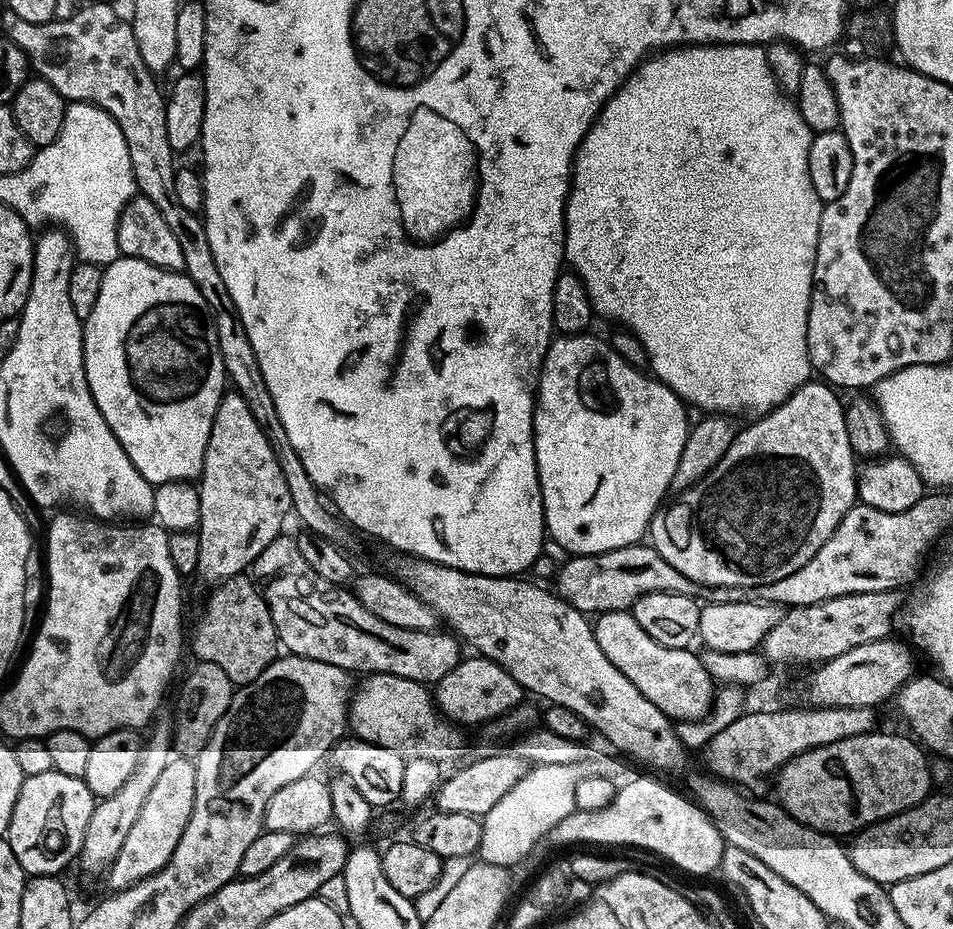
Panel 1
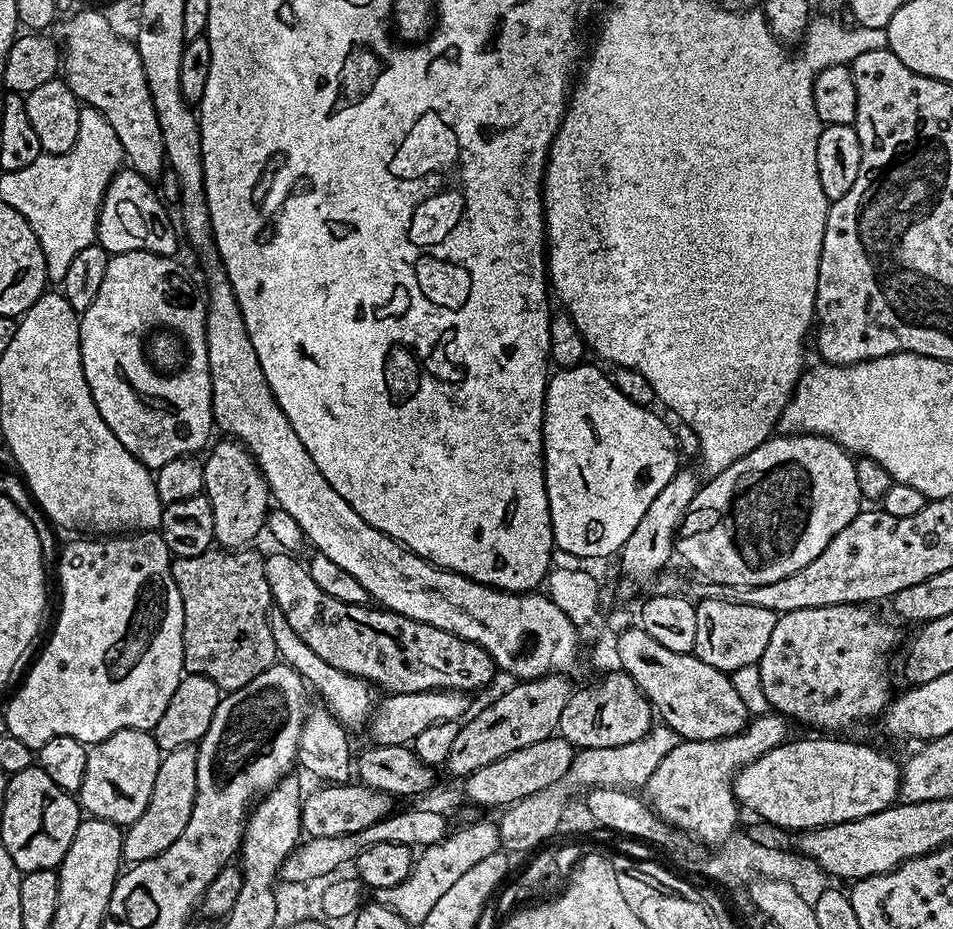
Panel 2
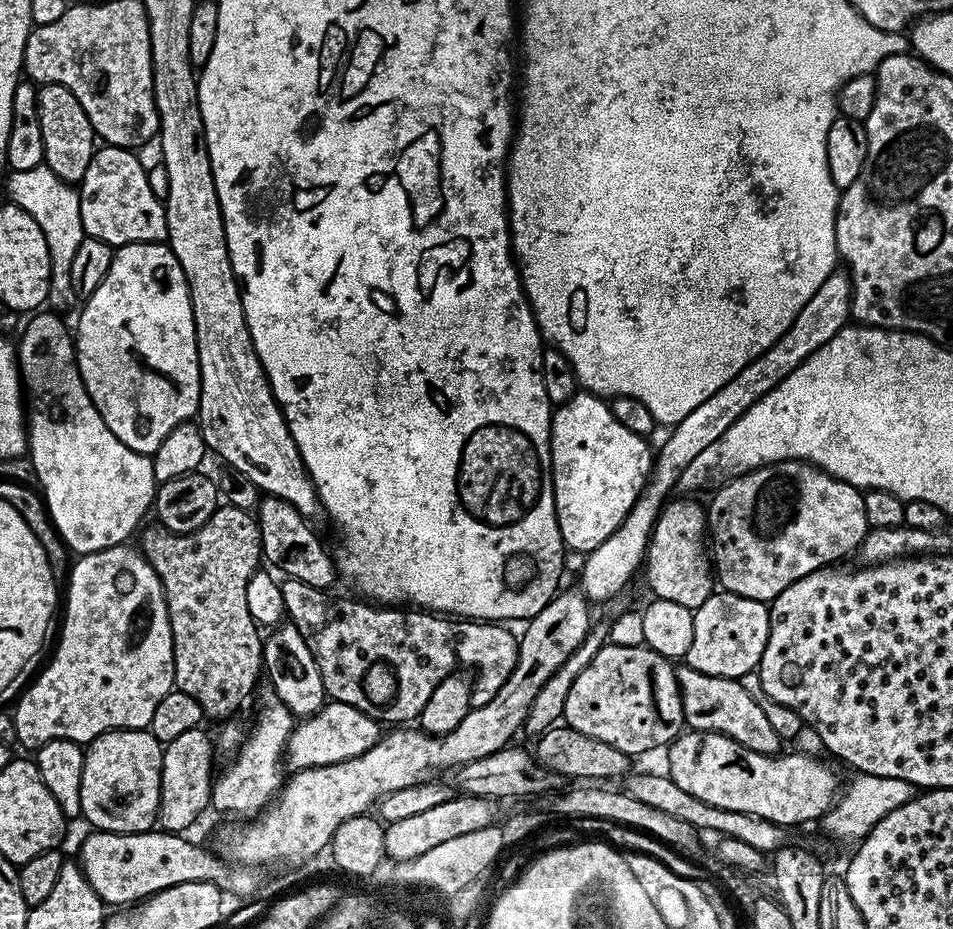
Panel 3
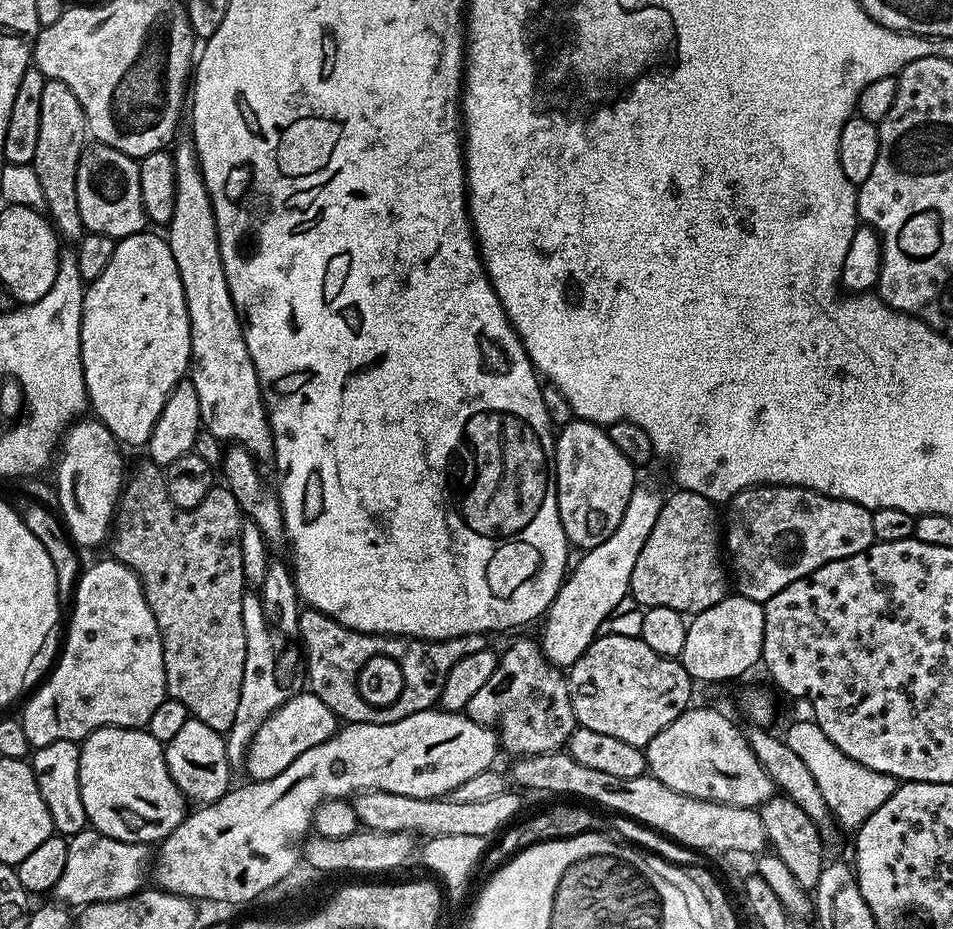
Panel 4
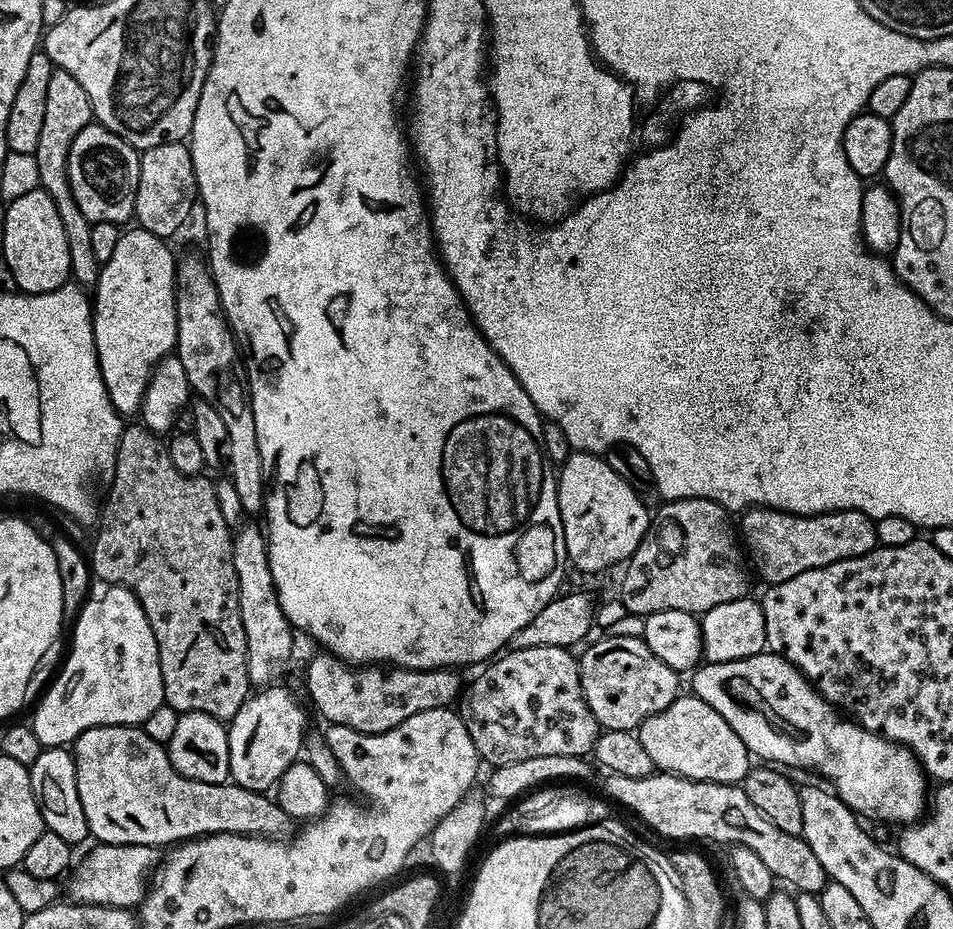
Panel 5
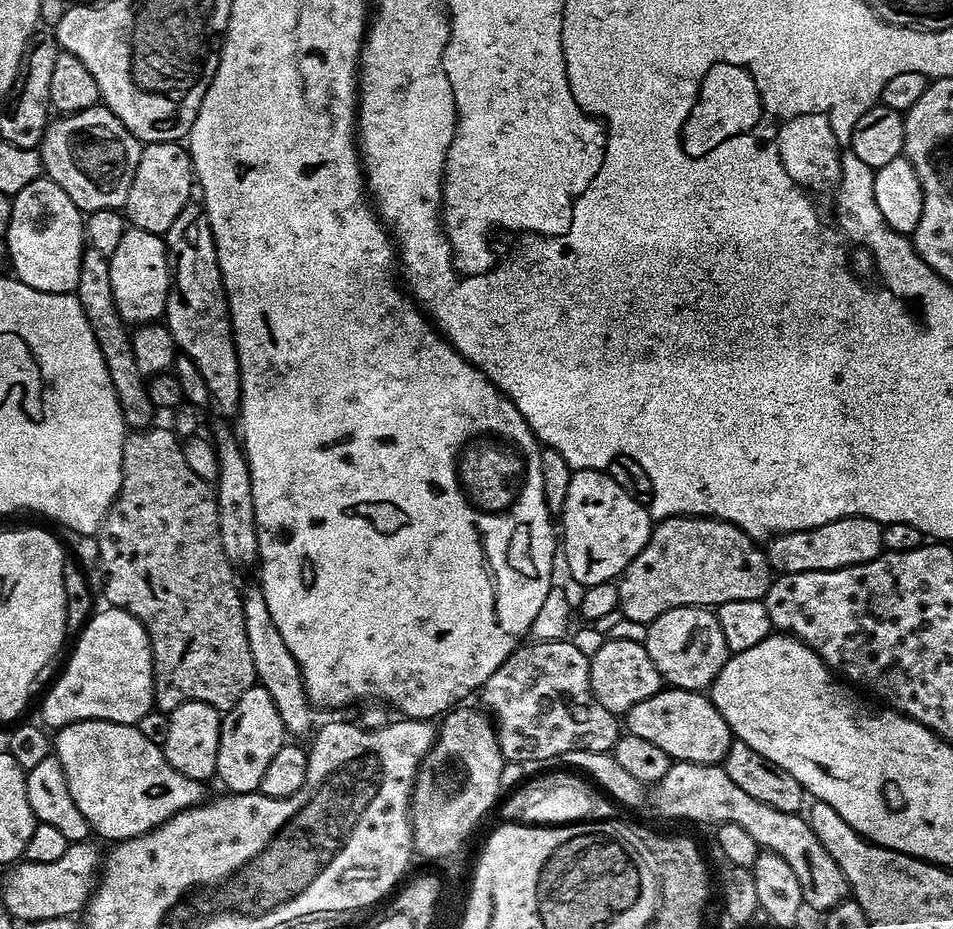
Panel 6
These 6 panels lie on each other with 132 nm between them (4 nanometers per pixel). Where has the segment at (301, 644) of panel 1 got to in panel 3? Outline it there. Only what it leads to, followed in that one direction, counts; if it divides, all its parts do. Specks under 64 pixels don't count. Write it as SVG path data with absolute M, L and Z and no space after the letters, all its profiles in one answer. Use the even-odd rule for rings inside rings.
M285 579L281 583L284 610L287 619L296 624L298 633L302 634L306 646L309 647L313 660L321 671L322 682L325 683L327 695L332 700L342 702L346 706L354 706L362 710L377 722L388 726L400 726L405 722L417 719L426 706L430 694L434 694L434 686L442 682L442 678L453 675L465 664L468 668L476 668L476 676L472 680L470 702L473 708L486 706L498 690L510 678L512 667L516 664L520 645L515 635L507 632L500 622L473 622L467 618L445 618L427 610L401 610L396 606L373 606L368 602L356 600L335 600L327 591L306 586L297 580ZM364 603L364 604L359 604ZM372 607L372 608L371 608ZM392 676L396 679L396 693L392 696ZM372 679L372 685L364 684L364 680ZM385 720L385 721L384 721ZM408 720L408 721L404 721Z

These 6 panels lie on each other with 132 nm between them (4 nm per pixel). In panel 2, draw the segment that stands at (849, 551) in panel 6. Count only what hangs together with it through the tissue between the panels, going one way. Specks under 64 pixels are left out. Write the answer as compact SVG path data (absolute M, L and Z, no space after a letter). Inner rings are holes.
M773 435L762 446L750 450L750 454L738 458L734 466L701 483L700 492L680 524L674 545L675 555L681 556L700 575L697 577L714 584L751 588L778 582L778 578L810 566L826 550L830 538L862 511L856 460L846 449L829 436L780 435Z

